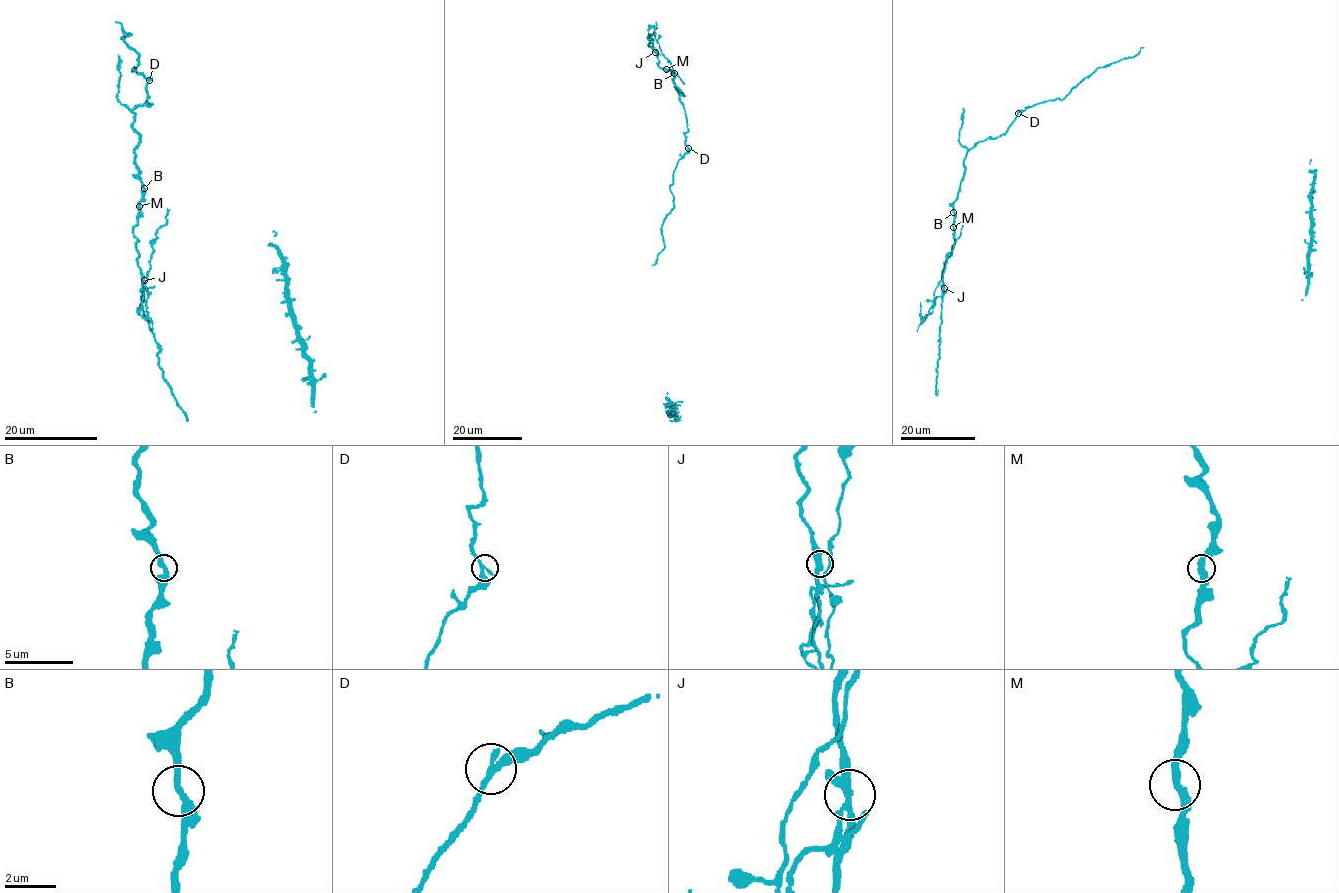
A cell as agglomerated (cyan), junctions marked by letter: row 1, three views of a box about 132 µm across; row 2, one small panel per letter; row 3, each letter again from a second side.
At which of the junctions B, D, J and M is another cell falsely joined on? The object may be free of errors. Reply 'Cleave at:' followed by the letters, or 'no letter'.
Cleave at: J

